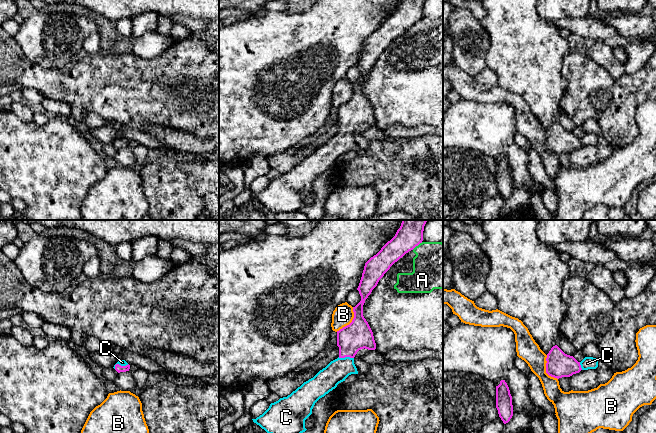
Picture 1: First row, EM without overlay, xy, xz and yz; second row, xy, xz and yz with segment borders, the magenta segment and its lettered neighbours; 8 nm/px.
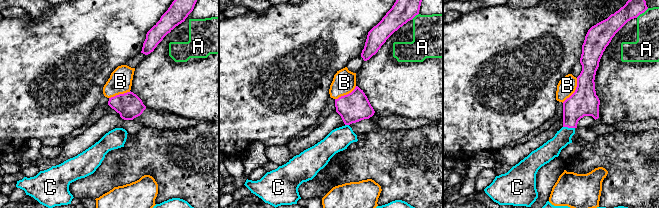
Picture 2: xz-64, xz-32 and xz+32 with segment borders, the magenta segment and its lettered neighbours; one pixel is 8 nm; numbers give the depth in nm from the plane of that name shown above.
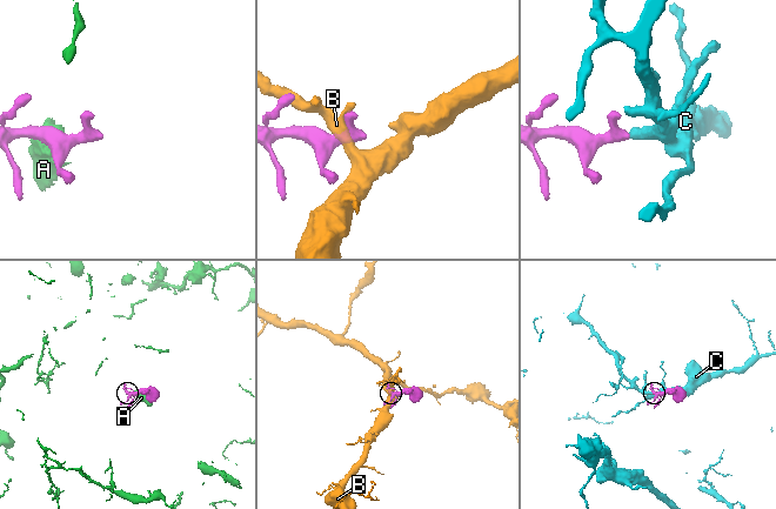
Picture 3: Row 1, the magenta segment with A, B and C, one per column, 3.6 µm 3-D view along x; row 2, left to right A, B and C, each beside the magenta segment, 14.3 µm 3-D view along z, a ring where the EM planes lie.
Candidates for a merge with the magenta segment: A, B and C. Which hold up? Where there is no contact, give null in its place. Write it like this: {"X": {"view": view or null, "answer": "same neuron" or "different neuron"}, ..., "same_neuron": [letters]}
{"A": {"view": "xz", "answer": "different neuron"}, "B": {"view": "xz", "answer": "different neuron"}, "C": {"view": "xz", "answer": "same neuron"}, "same_neuron": ["C"]}

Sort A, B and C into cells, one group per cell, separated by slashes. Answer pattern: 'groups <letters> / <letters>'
groups A / B / C

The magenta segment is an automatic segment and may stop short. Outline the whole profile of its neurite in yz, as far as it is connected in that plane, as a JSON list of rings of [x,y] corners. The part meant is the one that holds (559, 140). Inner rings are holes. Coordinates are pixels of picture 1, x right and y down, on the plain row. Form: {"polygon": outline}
{"polygon": [[[557,121],[553,122],[546,134],[546,149],[554,154],[570,153],[581,146],[596,145],[598,136],[585,133],[578,138],[573,132],[565,130]]]}

